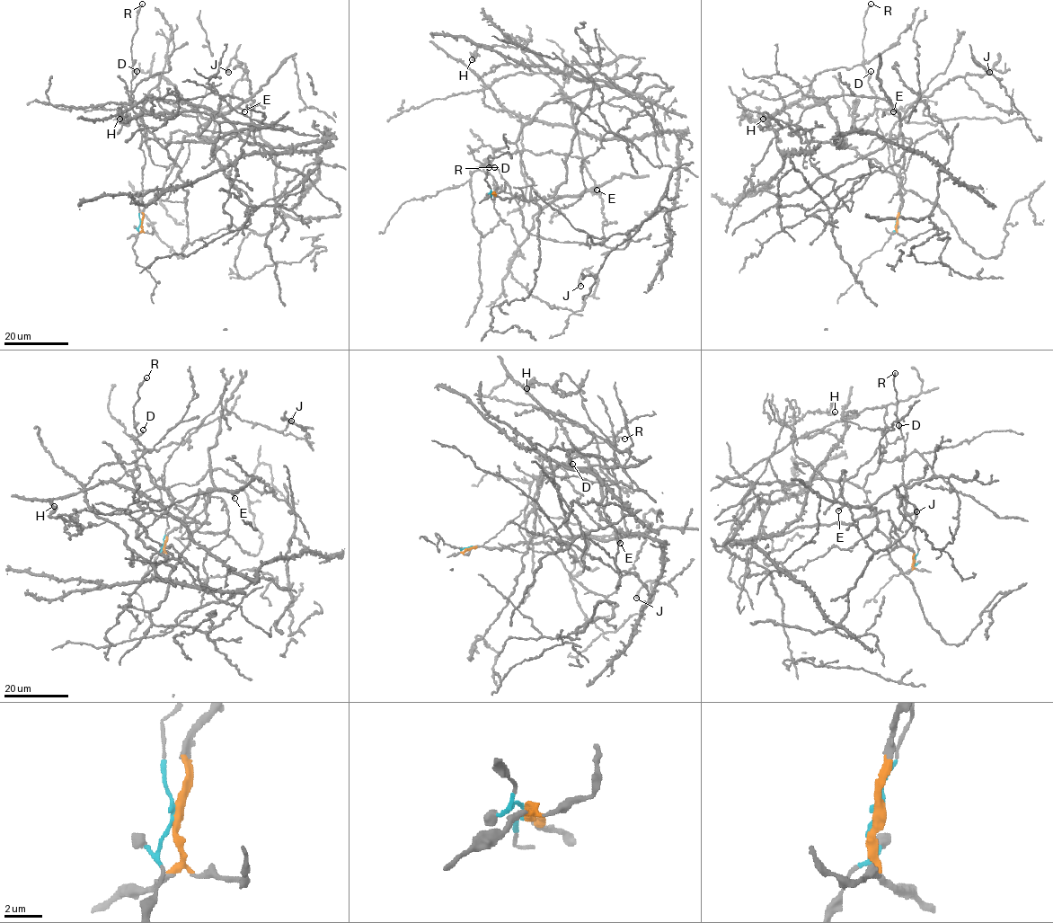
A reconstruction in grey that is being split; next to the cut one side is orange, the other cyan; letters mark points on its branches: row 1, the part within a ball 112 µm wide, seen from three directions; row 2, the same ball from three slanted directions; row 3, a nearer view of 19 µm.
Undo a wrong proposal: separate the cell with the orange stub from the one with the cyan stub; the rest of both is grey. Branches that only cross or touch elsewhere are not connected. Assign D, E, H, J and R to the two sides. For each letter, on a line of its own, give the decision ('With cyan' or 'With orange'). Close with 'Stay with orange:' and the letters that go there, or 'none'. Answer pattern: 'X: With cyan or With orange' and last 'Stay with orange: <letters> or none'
D: With cyan
E: With orange
H: With orange
J: With orange
R: With cyan
Stay with orange: E, H, J

